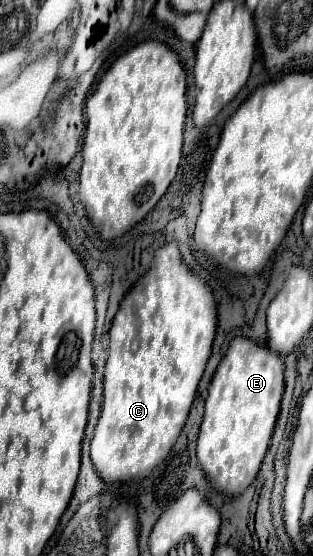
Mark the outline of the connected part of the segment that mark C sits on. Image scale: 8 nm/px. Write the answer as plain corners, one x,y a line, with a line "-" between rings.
165,243
155,251
149,271
121,301
109,331
109,359
103,379
105,393
101,417
91,441
91,461
103,481
115,483
147,477
167,457
187,421
197,385
211,355
215,329
217,305
211,289
183,263
177,243

